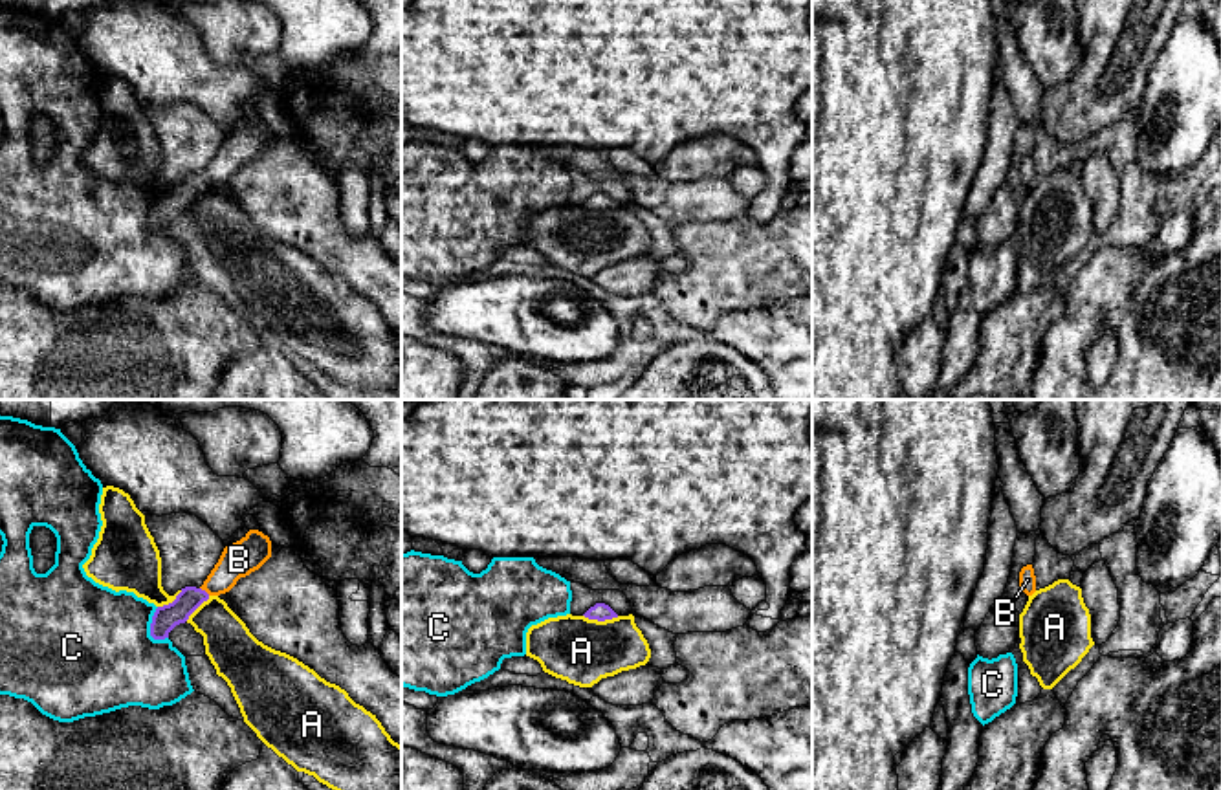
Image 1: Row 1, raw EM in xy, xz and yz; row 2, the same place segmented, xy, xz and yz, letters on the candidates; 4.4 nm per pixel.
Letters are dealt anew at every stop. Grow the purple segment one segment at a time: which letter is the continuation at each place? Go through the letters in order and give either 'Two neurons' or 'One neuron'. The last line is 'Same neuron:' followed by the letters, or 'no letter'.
A: Two neurons
B: One neuron
C: Two neurons
Same neuron: B

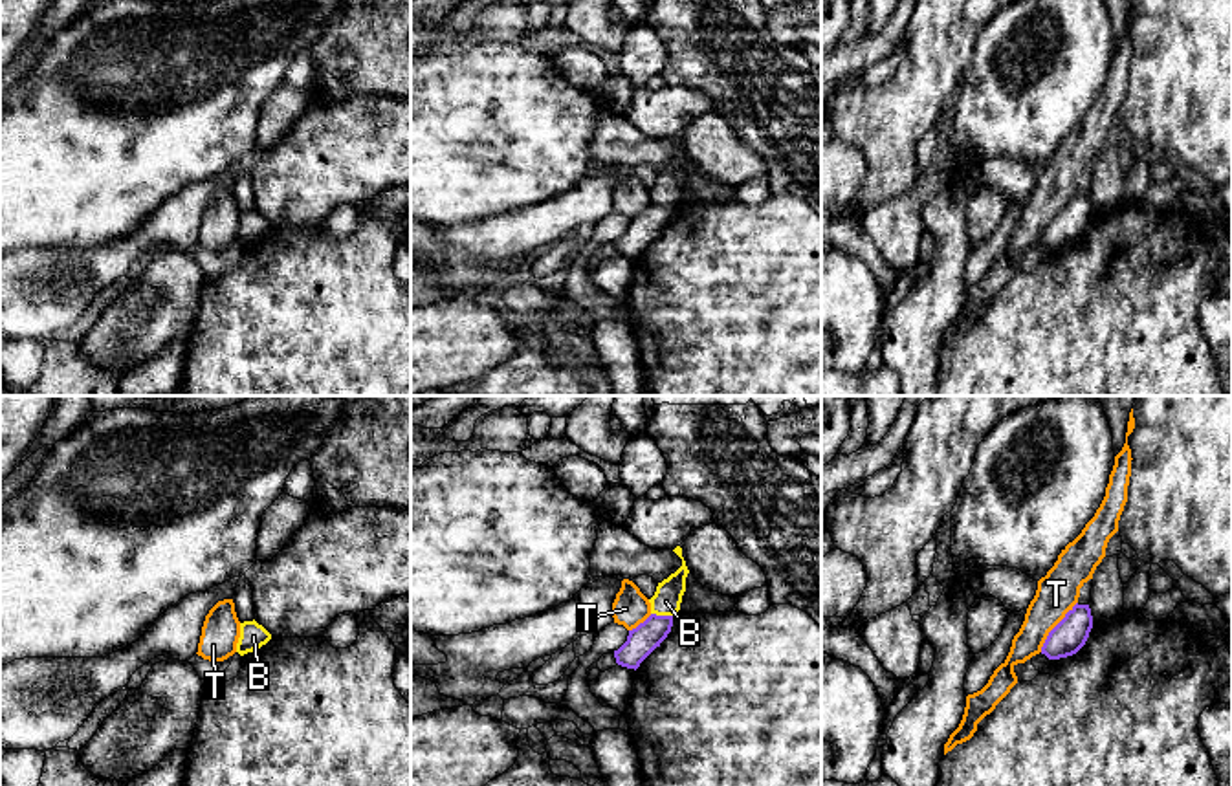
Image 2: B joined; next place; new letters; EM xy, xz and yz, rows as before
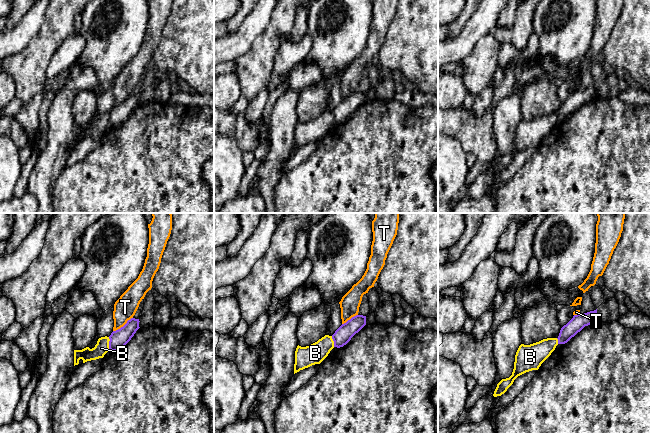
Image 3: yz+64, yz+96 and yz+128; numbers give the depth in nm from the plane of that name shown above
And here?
B: Two neurons
T: Two neurons
Same neuron: no letter

